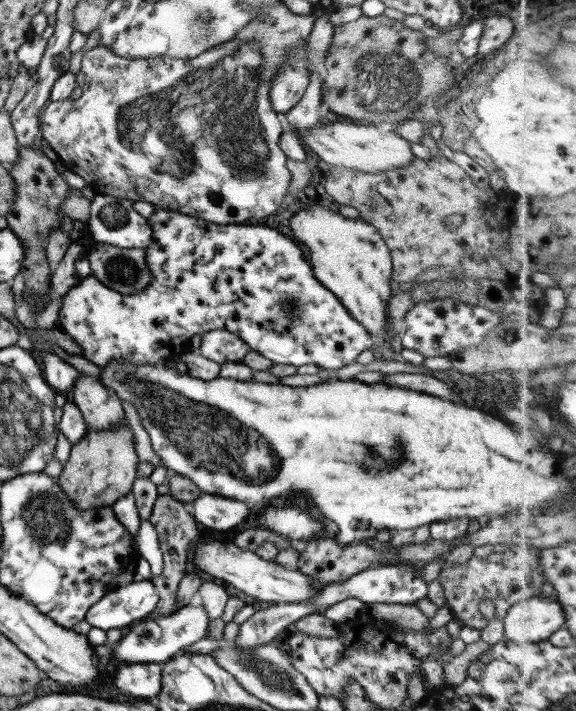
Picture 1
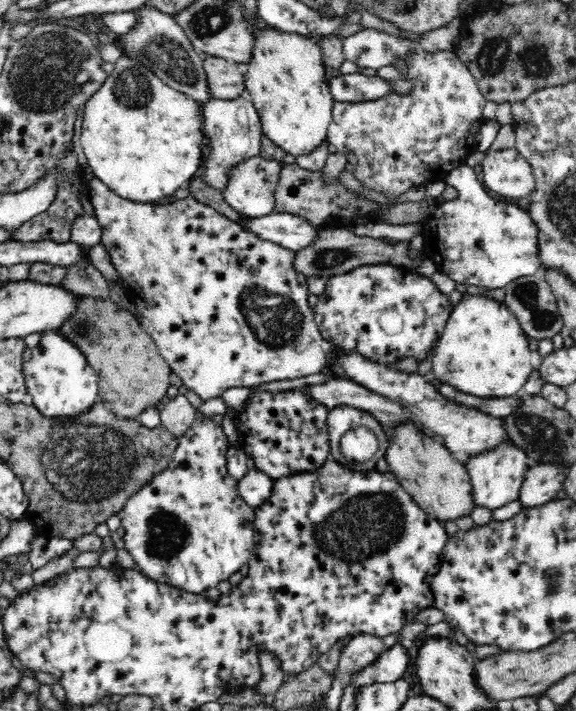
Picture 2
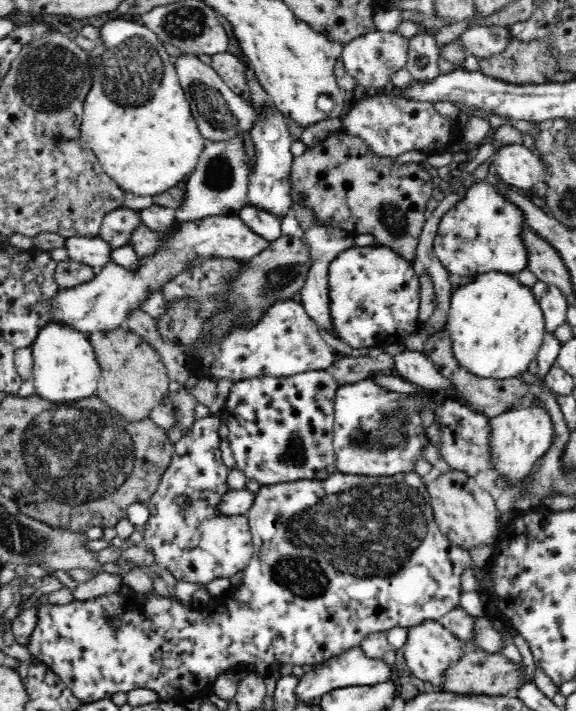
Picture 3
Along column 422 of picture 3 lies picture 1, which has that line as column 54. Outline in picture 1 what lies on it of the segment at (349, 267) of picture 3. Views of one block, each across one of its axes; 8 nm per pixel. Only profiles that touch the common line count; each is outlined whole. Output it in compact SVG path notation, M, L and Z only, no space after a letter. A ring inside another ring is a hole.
M167 209L155 210L148 216L147 221L153 230L152 240L145 249L148 268L152 273L152 280L149 286L136 294L120 294L115 290L106 288L105 284L102 284L96 277L90 274L81 278L81 281L62 297L58 320L54 324L53 331L62 331L70 336L80 346L82 357L96 366L108 366L112 360L120 360L124 364L134 364L134 366L140 366L140 364L165 364L169 361L175 361L189 352L190 340L193 336L215 330L227 331L240 337L248 345L250 351L262 355L264 358L272 361L274 365L284 364L301 367L307 364L314 364L320 367L321 370L336 371L351 364L351 362L356 362L362 352L375 350L375 347L372 347L374 342L372 342L372 336L368 333L368 330L358 320L354 320L350 316L348 309L344 308L344 305L336 298L336 295L329 291L314 276L311 264L304 259L304 250L296 248L296 244L292 240L288 240L286 236L278 234L278 230L264 228L264 226L210 223L209 220L197 219L196 217L168 211Z

